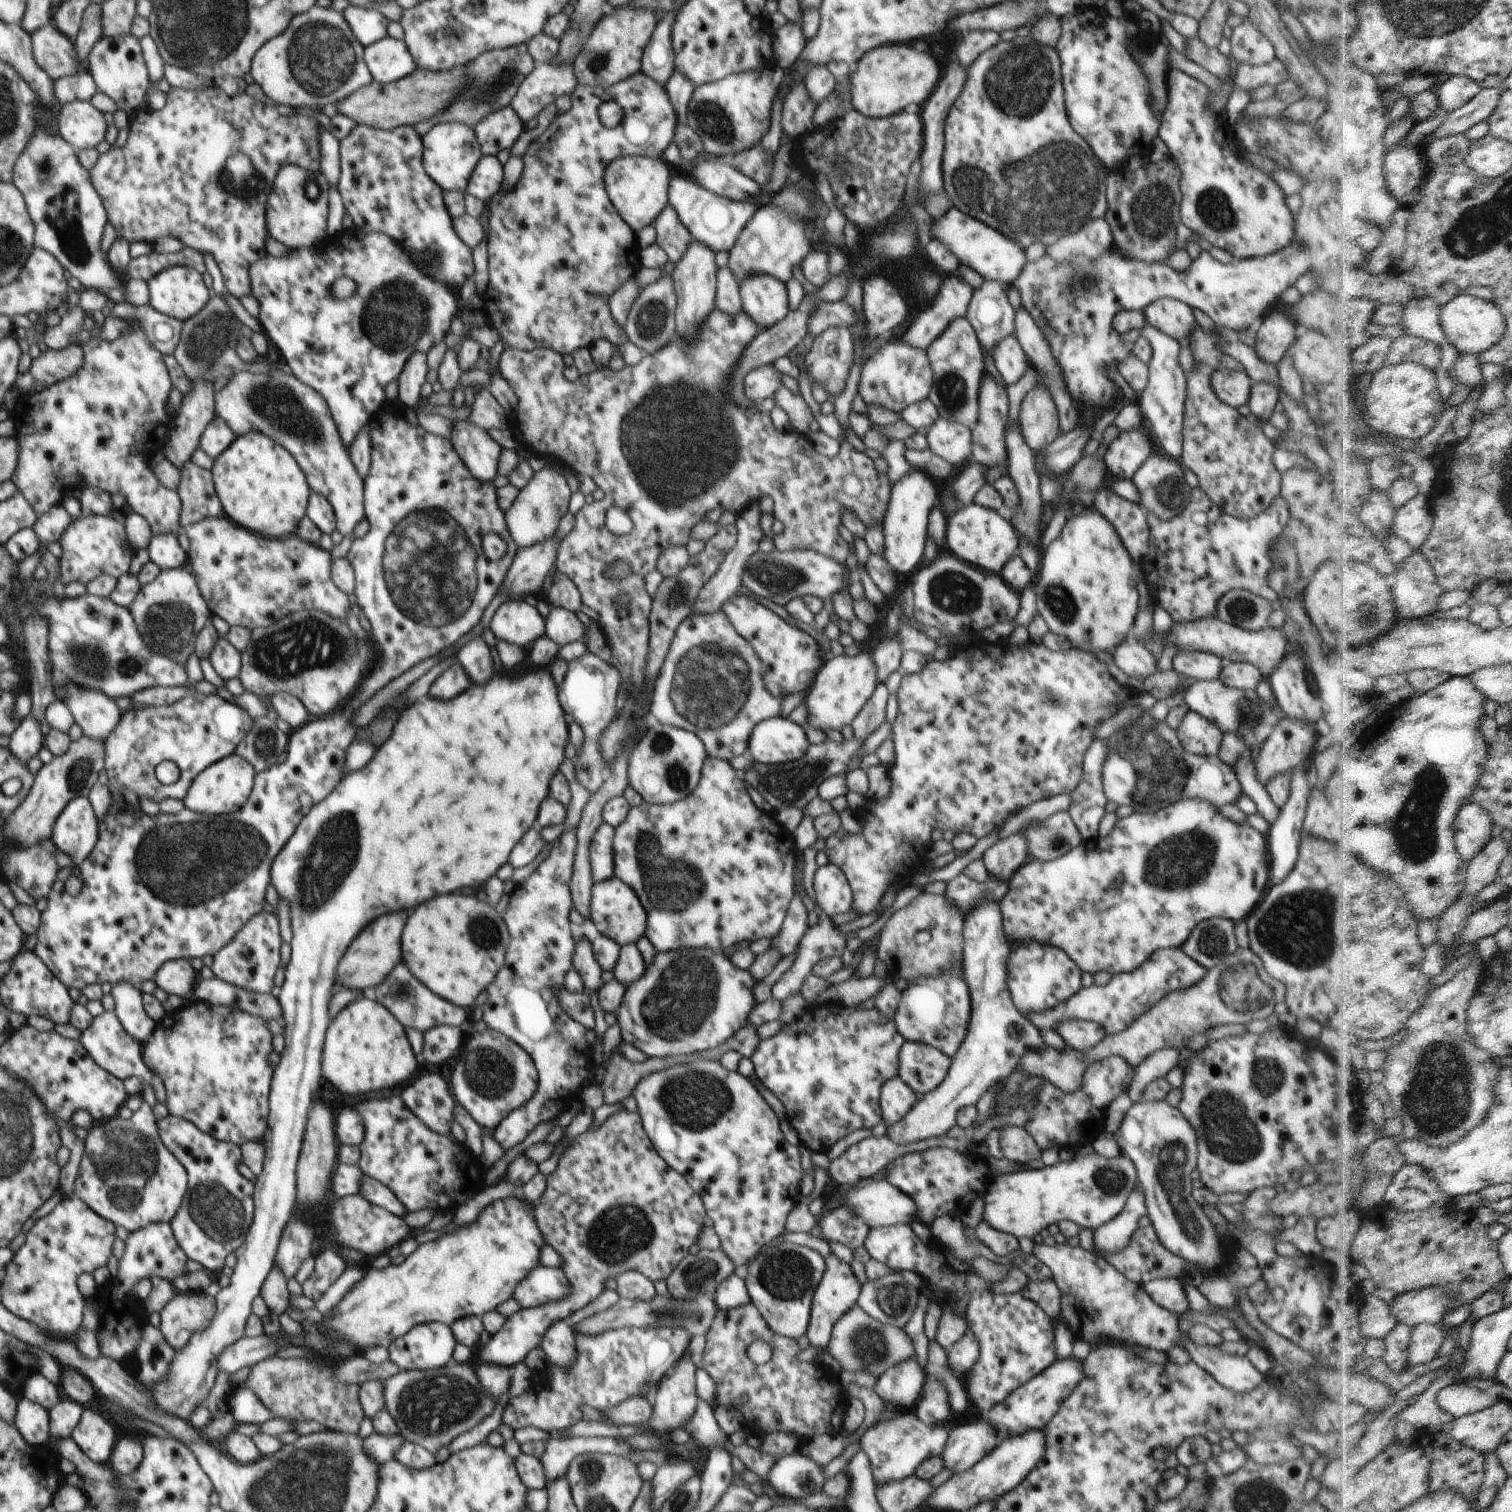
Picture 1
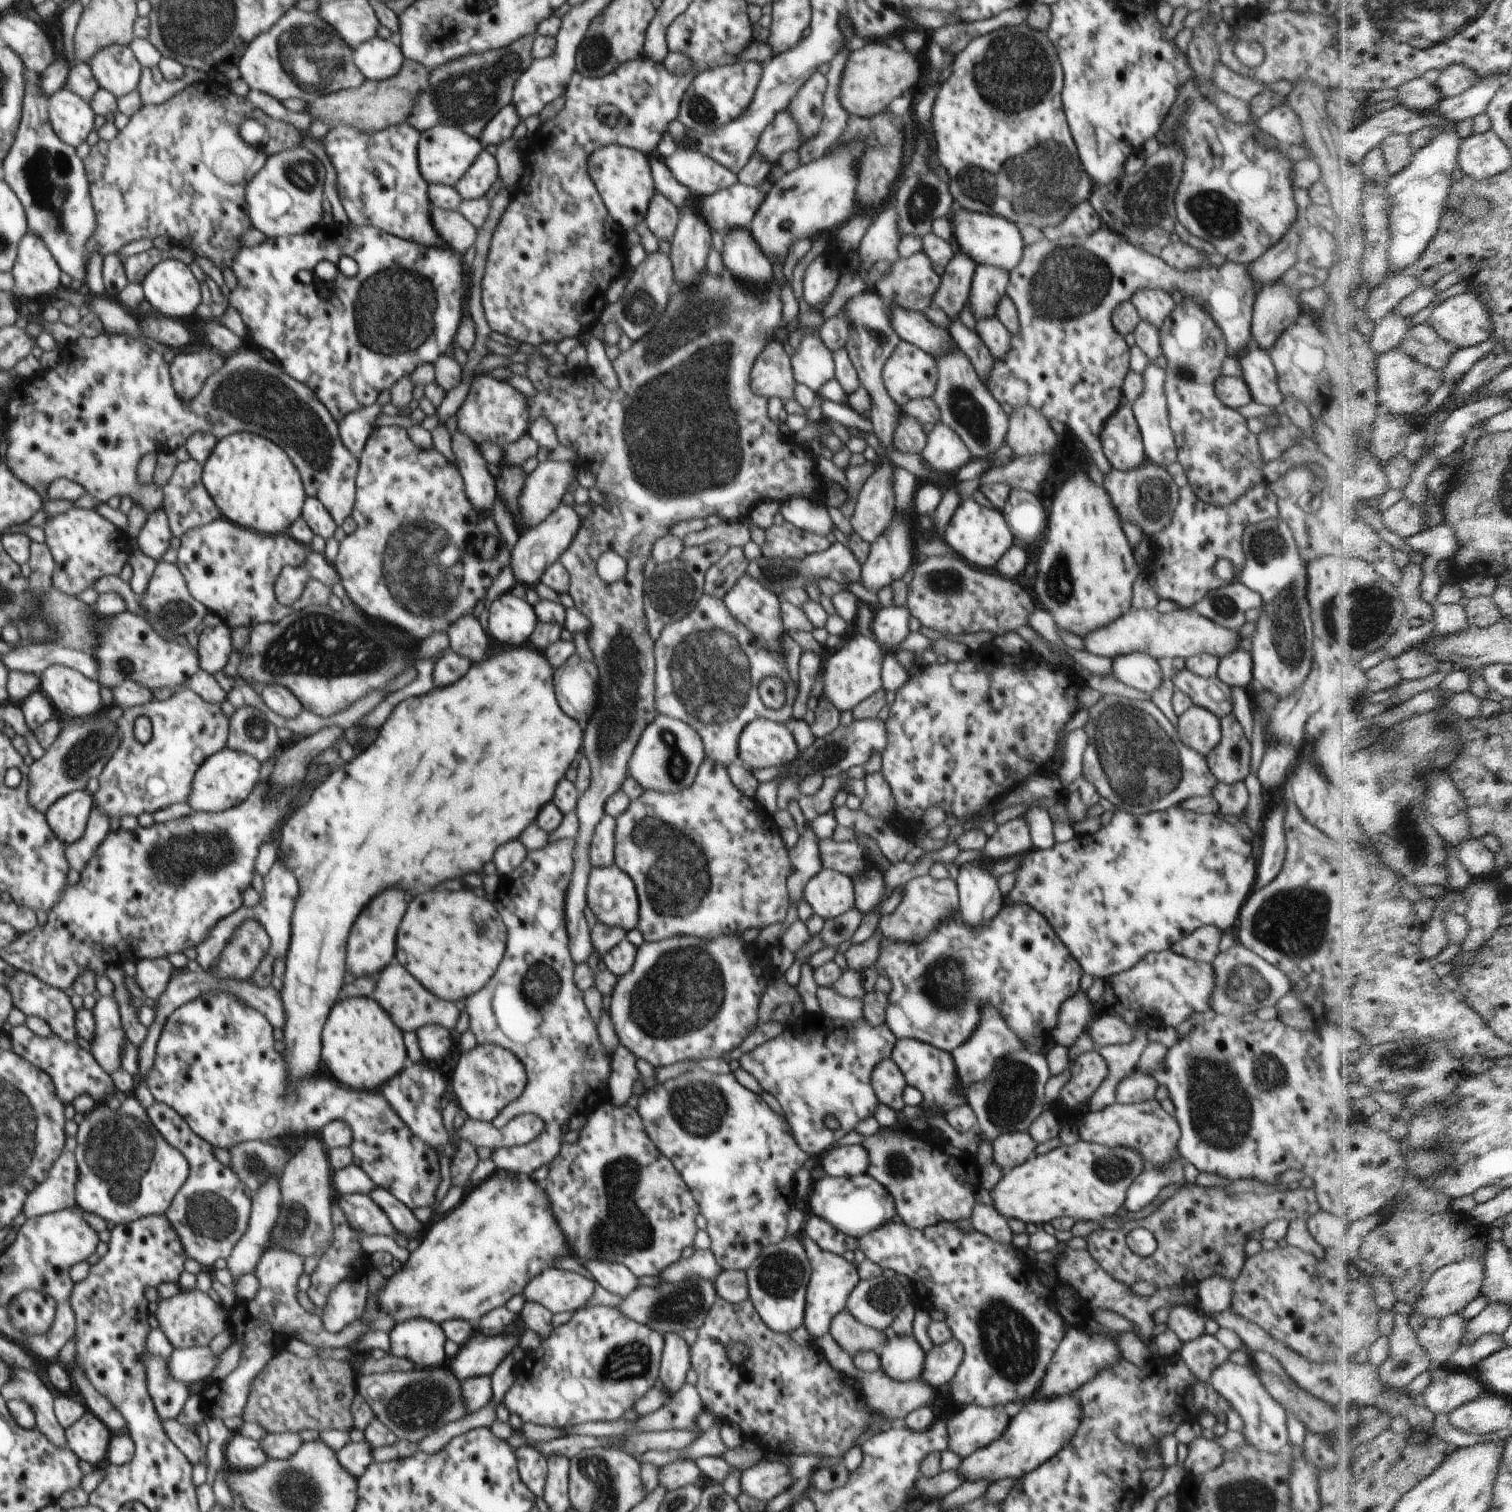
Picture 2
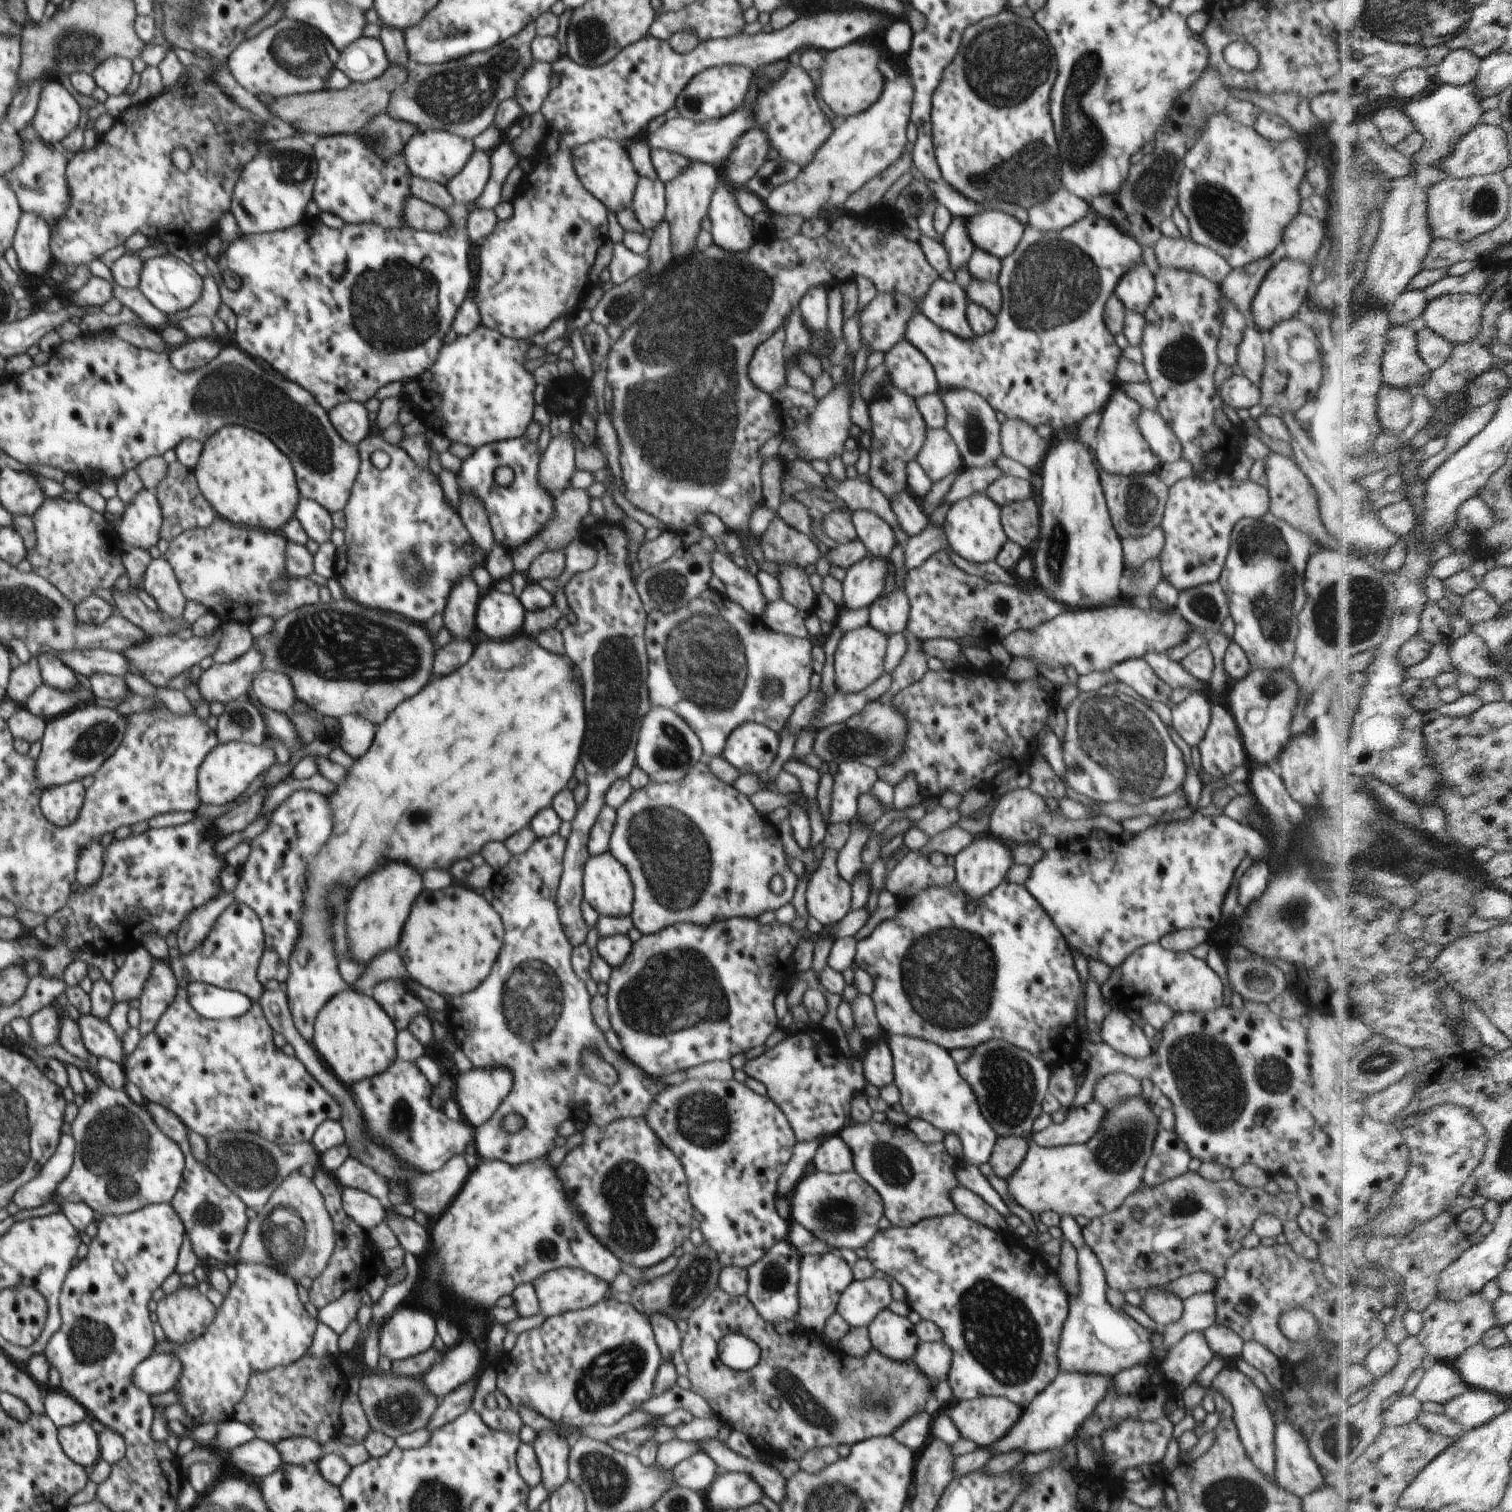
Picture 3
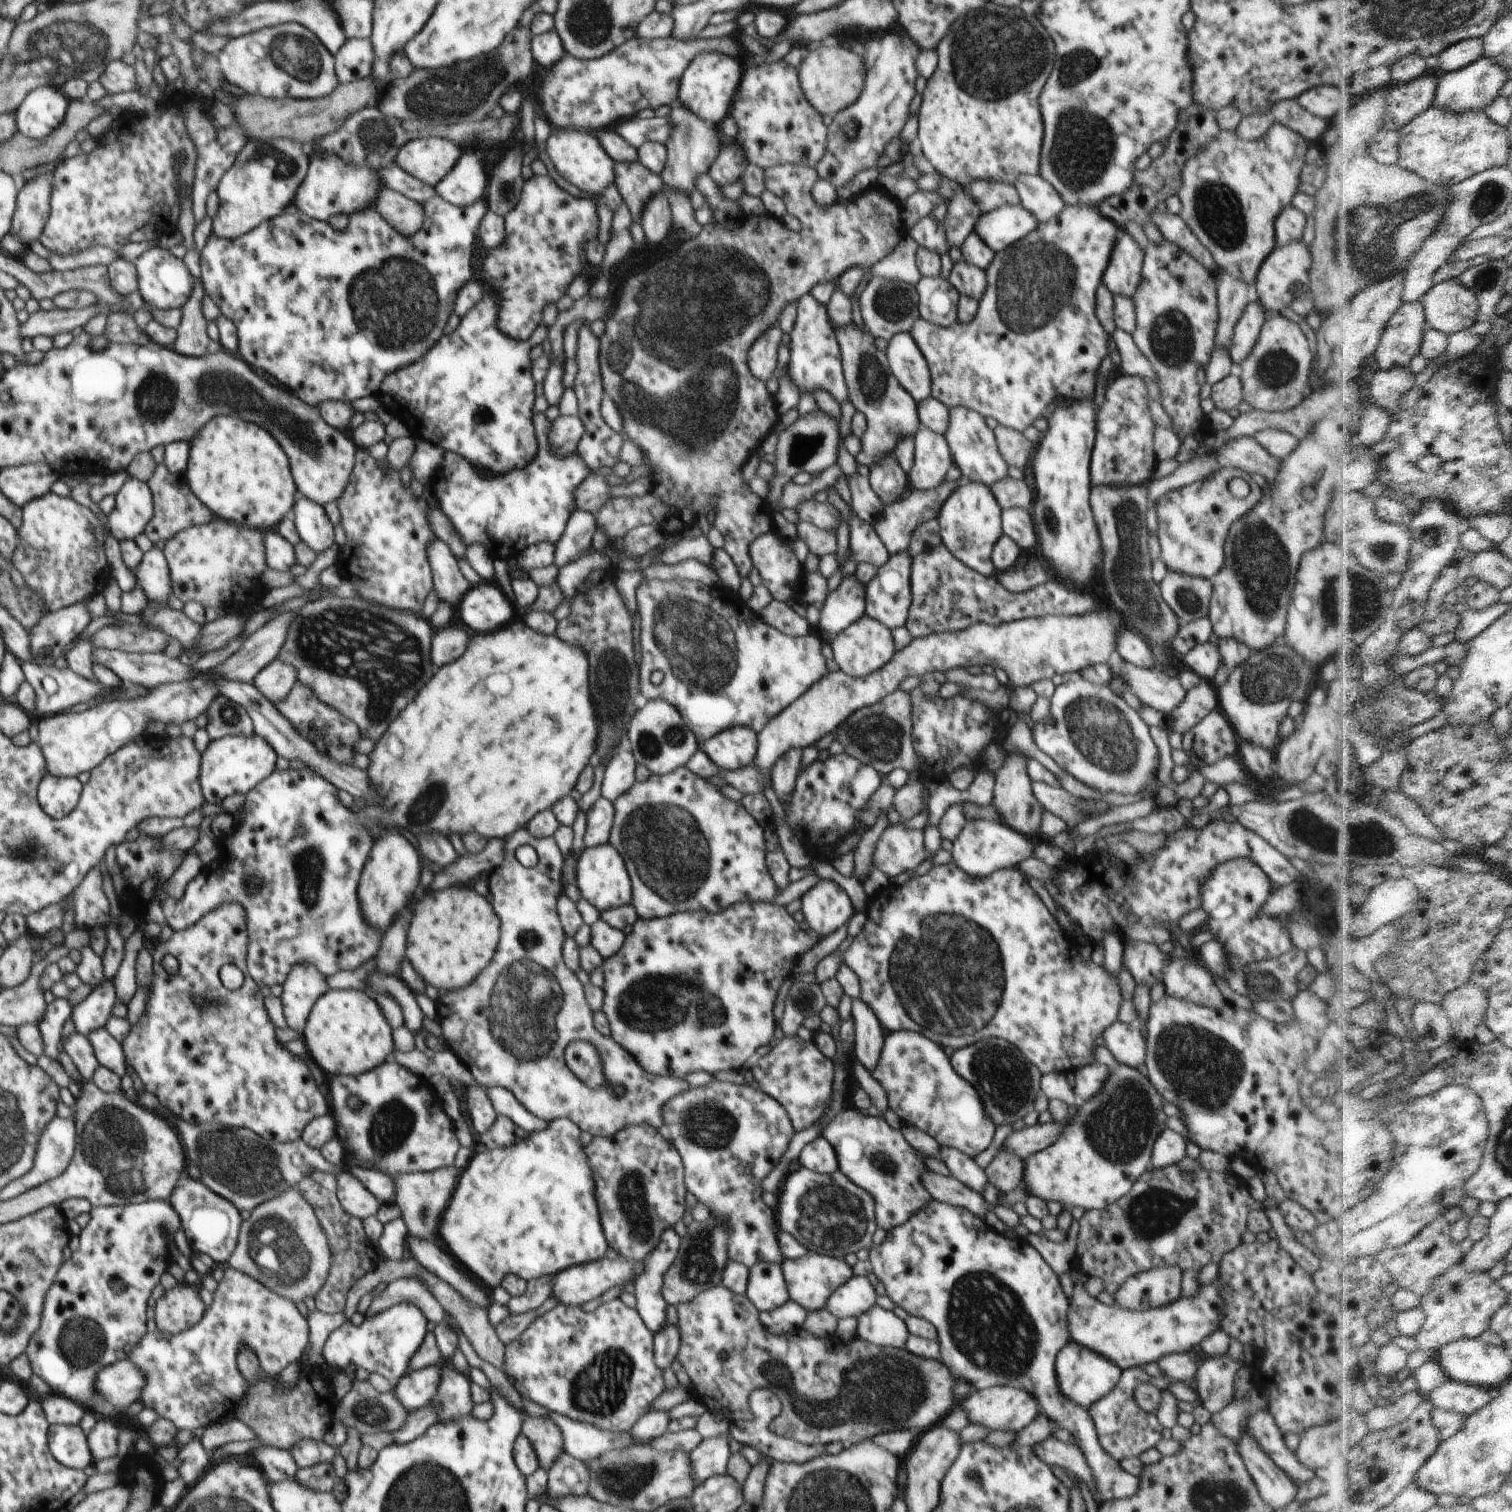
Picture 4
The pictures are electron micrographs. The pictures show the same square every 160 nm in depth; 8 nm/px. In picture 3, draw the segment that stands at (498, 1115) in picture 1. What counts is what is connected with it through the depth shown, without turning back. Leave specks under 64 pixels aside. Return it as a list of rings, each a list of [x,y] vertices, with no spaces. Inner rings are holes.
[[[473,1066],[457,1076],[453,1098],[464,1120],[478,1128],[496,1112],[512,1087],[513,1074],[505,1066]]]

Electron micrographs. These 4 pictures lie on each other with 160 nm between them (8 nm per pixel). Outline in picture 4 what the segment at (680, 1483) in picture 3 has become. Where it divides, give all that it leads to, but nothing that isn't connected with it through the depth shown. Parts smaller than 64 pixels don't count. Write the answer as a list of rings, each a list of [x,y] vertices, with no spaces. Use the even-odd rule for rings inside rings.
[[[720,1434],[720,1436],[703,1438],[702,1442],[689,1453],[694,1487],[712,1476],[726,1475],[726,1465],[731,1453],[729,1435]]]

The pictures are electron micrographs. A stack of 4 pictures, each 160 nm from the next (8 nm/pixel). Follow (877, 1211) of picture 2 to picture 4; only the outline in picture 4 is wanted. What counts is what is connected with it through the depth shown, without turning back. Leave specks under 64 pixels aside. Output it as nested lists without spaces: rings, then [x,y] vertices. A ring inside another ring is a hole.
[[[807,1168],[789,1172],[776,1192],[778,1227],[796,1238],[810,1253],[844,1259],[848,1253],[869,1250],[877,1232],[874,1198],[853,1184],[842,1172],[820,1174]]]

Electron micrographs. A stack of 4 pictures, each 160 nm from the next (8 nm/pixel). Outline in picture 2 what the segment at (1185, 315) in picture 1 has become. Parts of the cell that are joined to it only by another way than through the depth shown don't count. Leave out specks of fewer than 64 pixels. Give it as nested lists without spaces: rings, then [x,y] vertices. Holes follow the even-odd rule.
[[[1158,289],[1136,291],[1130,301],[1134,303],[1141,320],[1157,328],[1163,325],[1172,311],[1178,312],[1179,308],[1170,293]]]

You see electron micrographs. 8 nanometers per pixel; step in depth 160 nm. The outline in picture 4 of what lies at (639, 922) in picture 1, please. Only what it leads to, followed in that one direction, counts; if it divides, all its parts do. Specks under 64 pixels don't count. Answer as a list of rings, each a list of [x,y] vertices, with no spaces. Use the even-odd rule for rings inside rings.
[[[609,843],[594,848],[585,848],[576,864],[576,883],[582,894],[598,911],[618,908],[624,904],[631,904],[631,881],[622,856]]]

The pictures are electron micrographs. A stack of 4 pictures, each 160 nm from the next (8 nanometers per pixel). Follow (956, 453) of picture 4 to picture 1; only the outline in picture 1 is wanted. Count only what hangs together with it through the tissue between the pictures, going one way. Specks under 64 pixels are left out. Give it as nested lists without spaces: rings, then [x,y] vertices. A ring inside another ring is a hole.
[[[956,317],[926,352],[934,378],[928,400],[938,410],[939,418],[952,419],[972,430],[980,418],[979,389],[985,372],[984,356],[974,328],[965,317]]]

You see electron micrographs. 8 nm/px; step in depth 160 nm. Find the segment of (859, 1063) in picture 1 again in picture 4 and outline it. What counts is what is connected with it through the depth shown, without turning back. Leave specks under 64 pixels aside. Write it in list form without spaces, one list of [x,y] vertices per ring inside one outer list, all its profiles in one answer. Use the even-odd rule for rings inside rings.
[[[781,1035],[780,1039],[780,1043],[762,1056],[751,1071],[760,1086],[759,1090],[786,1109],[797,1132],[814,1126],[829,1107],[833,1094],[832,1062],[818,1050],[812,1039],[806,1042],[797,1035]]]

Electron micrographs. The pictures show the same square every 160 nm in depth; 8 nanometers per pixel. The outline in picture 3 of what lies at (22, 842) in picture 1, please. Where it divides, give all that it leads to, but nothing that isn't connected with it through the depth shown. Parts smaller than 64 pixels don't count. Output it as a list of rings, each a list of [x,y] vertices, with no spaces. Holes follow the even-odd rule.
[[[92,701],[82,706],[76,706],[74,712],[47,721],[45,733],[41,740],[41,752],[36,760],[37,785],[44,790],[50,787],[60,787],[74,781],[81,781],[84,776],[89,774],[93,776],[104,764],[104,761],[110,758],[110,755],[113,755],[118,746],[121,745],[126,727],[125,716],[120,715],[116,709],[100,707]]]

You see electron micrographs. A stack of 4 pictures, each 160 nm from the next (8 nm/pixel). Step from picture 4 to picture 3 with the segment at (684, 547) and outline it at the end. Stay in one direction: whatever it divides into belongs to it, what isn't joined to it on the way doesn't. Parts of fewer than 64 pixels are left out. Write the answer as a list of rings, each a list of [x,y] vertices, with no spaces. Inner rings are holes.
[[[720,551],[713,553],[711,568],[724,583],[727,598],[739,604],[748,614],[760,618],[769,602],[756,575],[736,565],[730,557]]]

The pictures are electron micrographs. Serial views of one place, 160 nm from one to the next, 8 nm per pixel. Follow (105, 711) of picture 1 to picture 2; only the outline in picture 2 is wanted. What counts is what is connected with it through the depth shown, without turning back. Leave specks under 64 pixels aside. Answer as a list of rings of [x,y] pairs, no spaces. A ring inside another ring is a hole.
[[[53,664],[39,677],[40,690],[62,716],[84,719],[107,710],[100,697],[100,684],[73,668]]]

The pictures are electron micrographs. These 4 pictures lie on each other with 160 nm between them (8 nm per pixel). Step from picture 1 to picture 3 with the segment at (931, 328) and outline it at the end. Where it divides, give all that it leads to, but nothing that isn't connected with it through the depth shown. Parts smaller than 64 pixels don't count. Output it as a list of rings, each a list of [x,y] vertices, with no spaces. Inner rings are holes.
[[[953,217],[953,221],[944,233],[941,242],[948,251],[950,268],[954,272],[960,270],[960,268],[967,268],[968,261],[976,247],[968,236],[965,222],[966,218],[964,217]]]

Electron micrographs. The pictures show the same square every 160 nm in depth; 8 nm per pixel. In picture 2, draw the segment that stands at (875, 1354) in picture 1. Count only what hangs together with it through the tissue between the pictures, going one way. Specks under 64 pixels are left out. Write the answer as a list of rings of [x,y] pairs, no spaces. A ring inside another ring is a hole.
[[[847,1310],[839,1312],[832,1319],[829,1332],[838,1343],[838,1346],[852,1358],[858,1353],[870,1351],[879,1356],[888,1336],[885,1331],[879,1331],[862,1324]]]

